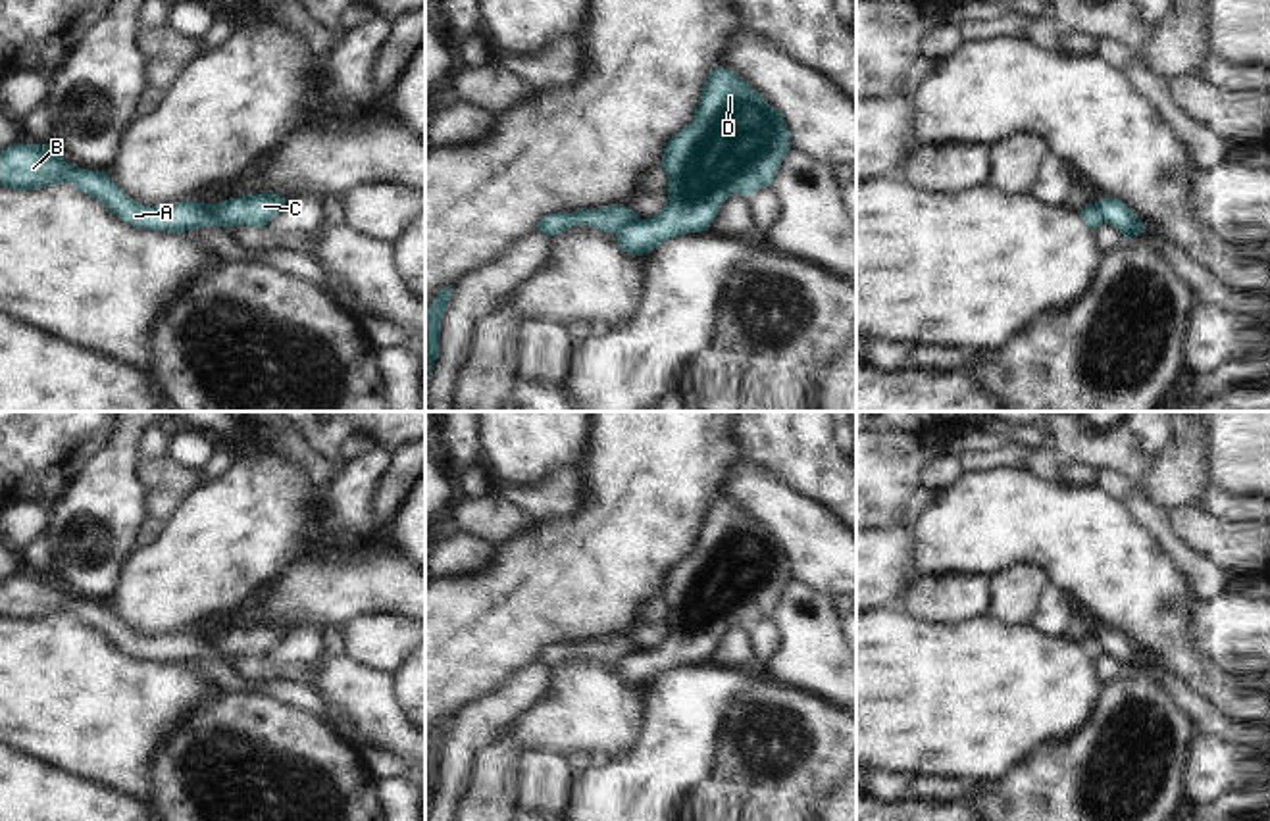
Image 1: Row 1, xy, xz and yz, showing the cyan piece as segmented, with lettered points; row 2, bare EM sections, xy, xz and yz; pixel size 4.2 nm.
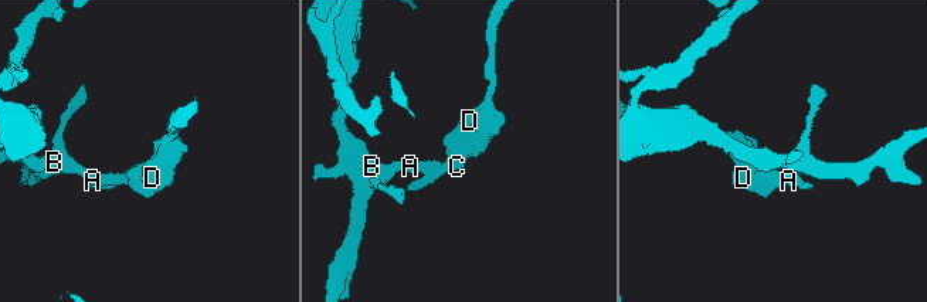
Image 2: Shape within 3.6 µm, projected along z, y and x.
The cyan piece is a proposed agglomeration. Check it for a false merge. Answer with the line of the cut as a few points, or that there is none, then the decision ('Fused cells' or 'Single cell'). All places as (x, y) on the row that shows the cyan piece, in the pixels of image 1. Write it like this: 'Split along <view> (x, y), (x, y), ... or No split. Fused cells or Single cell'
Split along xz (639, 218), (624, 223), (616, 233). Fused cells.

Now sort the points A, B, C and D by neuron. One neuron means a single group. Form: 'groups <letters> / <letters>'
groups A B / C D

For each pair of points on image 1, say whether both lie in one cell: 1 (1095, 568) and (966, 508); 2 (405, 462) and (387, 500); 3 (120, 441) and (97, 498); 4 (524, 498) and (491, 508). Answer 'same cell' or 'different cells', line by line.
1: same cell
2: same cell
3: same cell
4: different cells

